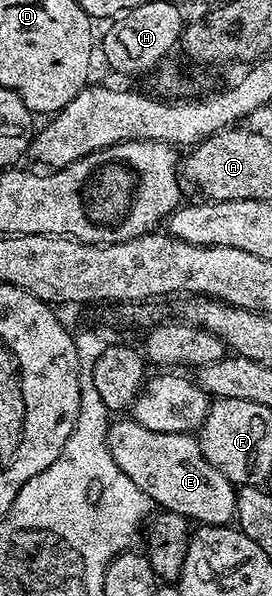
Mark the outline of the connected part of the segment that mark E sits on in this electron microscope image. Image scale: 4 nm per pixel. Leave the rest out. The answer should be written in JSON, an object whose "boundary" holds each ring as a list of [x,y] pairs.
{"boundary":[[[119,418],[107,429],[107,449],[113,456],[113,462],[121,466],[129,478],[133,478],[133,483],[141,486],[141,490],[151,499],[152,505],[158,506],[162,511],[181,514],[189,522],[198,522],[200,525],[221,524],[230,525],[235,520],[235,494],[236,485],[217,470],[201,454],[199,441],[194,435],[178,432],[177,434],[161,434],[157,430],[145,430],[134,418]]]}

